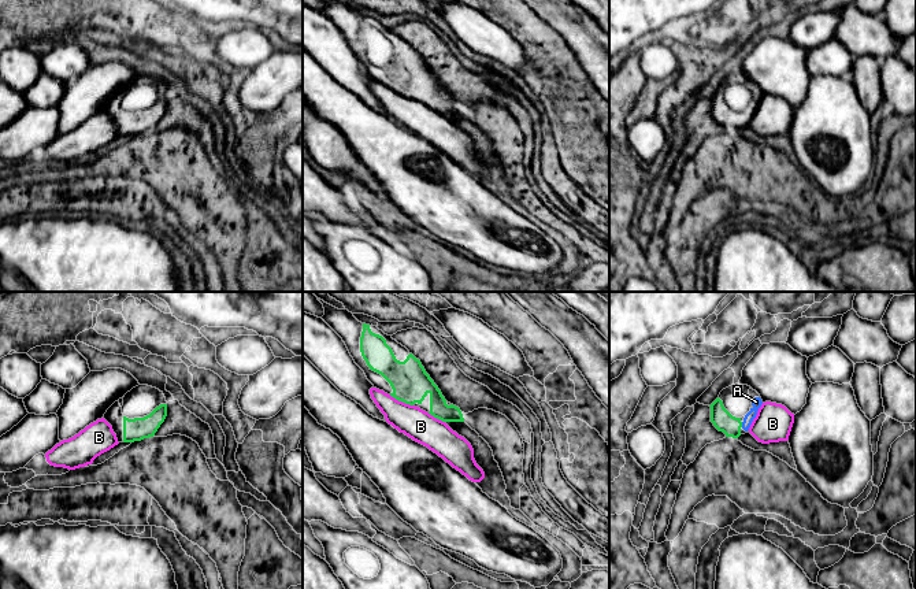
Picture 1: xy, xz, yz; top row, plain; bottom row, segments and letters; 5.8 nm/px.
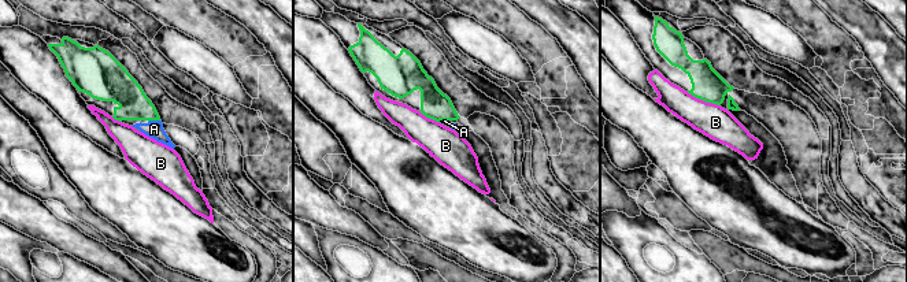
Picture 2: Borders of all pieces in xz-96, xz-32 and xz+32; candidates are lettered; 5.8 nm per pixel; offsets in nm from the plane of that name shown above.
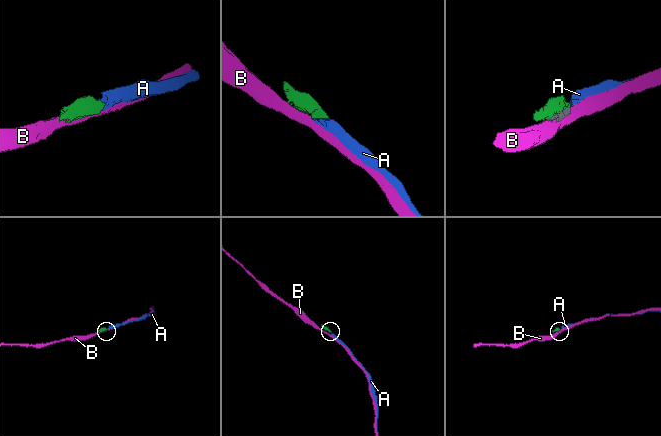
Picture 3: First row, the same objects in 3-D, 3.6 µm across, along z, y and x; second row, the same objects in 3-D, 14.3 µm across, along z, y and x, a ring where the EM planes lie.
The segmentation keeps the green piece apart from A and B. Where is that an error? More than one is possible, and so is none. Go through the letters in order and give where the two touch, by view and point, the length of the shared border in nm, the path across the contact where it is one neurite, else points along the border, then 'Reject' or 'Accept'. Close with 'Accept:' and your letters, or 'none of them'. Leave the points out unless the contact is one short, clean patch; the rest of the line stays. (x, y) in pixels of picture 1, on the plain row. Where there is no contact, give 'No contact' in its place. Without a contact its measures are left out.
A: Touches green at yz (741, 118). Shared border 30 nm. Accept
B: Touches green at xz (401, 93). Shared border 160 nm. Reject
Accept: A

